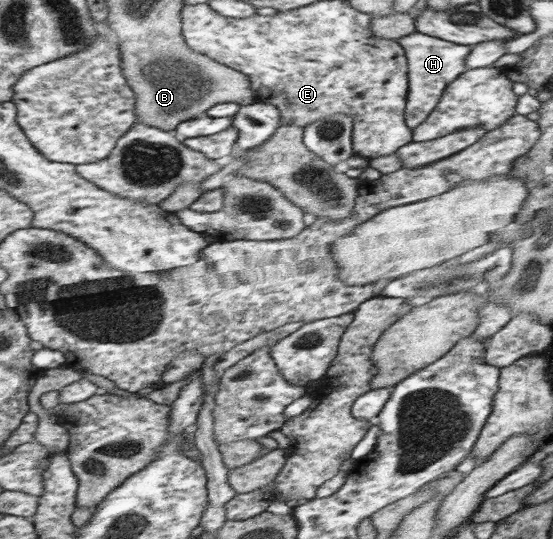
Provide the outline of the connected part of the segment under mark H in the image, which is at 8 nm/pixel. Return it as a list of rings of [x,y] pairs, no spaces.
[[[416,31],[399,38],[396,42],[405,50],[407,59],[408,93],[403,118],[406,120],[406,125],[413,129],[431,114],[439,98],[446,92],[446,86],[467,69],[466,58],[473,45],[448,42],[446,39]]]

